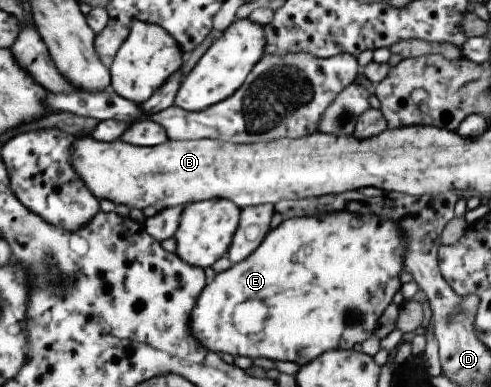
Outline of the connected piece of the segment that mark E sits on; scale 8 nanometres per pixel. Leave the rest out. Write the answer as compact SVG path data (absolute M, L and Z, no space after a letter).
M324 212L317 218L307 218L301 216L299 218L284 219L277 228L271 229L263 242L250 254L245 260L232 264L229 269L215 275L214 280L205 286L203 292L199 294L199 300L195 304L195 308L191 310L189 316L189 330L191 334L199 340L199 344L211 352L218 354L231 354L231 356L243 356L255 359L266 358L272 361L283 360L295 362L298 366L309 364L311 360L315 360L317 356L321 356L323 352L335 349L352 349L357 342L364 342L374 334L374 330L378 324L379 318L386 308L391 306L393 296L401 290L402 283L400 281L401 272L404 270L403 256L407 252L407 244L403 240L403 234L399 234L395 222L389 220L381 220L381 218L365 218L365 216L355 216L349 212L335 212L329 214Z

